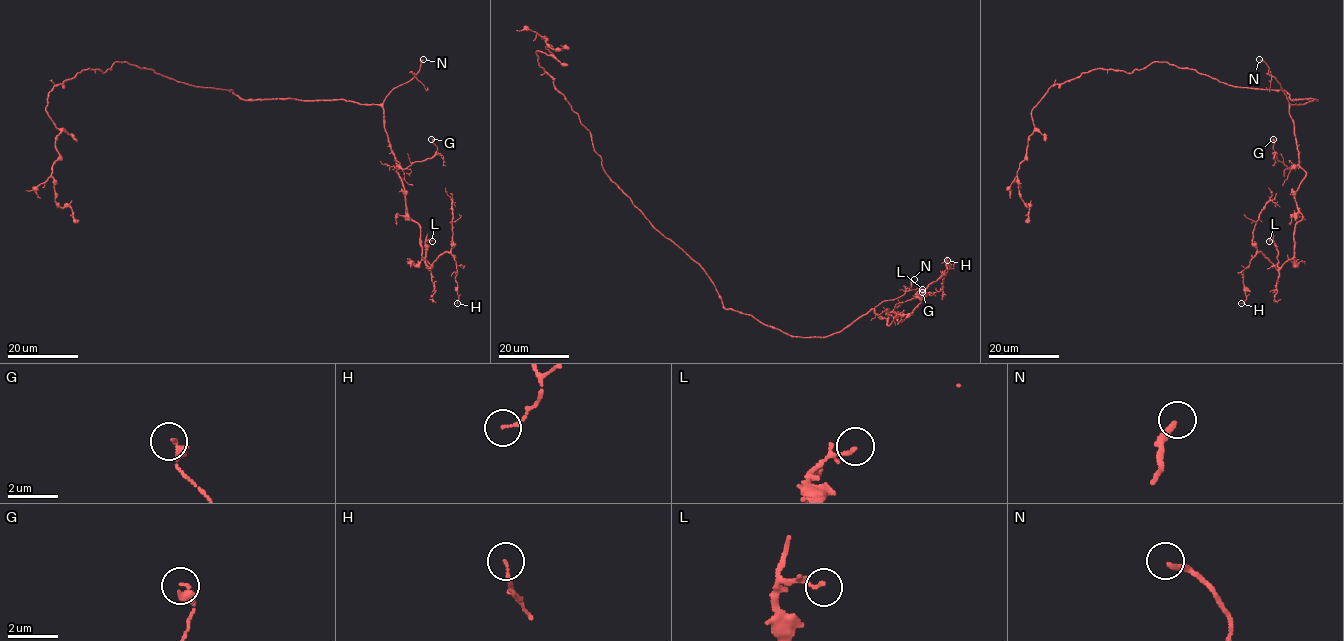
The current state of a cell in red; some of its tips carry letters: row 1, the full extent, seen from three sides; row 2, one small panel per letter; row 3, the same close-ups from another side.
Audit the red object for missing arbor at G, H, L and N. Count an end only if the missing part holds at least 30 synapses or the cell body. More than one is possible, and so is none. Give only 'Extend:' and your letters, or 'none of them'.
Extend: N

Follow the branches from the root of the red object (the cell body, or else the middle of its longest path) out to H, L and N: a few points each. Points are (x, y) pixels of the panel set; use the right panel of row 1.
H: (1277, 89), (1317, 100), (1289, 107), (1302, 218), (1291, 258), (1277, 269), (1258, 252), (1241, 272), (1241, 303)
L: (1277, 89), (1317, 100), (1289, 107), (1305, 172), (1295, 196), (1302, 218), (1294, 256), (1279, 267), (1269, 241)
N: (1277, 89), (1285, 90), (1291, 100), (1317, 100), (1291, 104), (1280, 85), (1268, 73), (1268, 66), (1259, 59)

